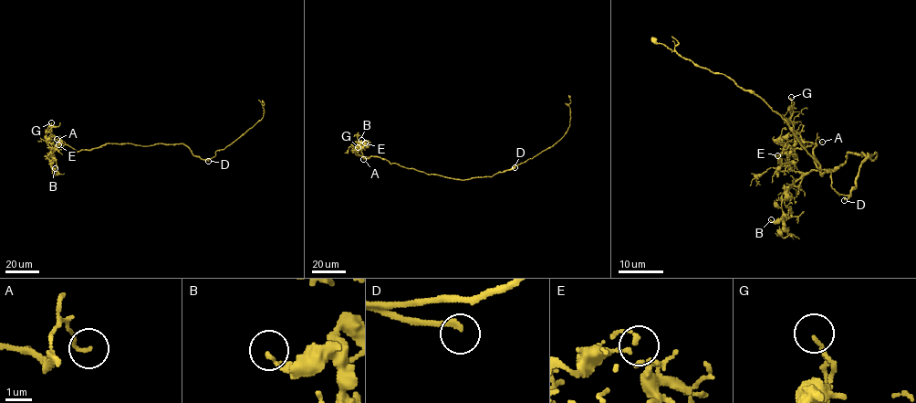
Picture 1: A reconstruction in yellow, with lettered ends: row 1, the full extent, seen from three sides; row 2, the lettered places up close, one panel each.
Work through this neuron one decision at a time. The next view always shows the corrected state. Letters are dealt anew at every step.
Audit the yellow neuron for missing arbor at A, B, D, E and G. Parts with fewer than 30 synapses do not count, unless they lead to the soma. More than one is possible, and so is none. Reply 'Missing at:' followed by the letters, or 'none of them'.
Missing at: D

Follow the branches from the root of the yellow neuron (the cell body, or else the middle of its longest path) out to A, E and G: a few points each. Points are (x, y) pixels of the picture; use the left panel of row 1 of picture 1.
A: (165, 144), (106, 143), (77, 152), (59, 138), (57, 139)
E: (165, 144), (106, 143), (78, 152), (64, 144), (59, 149), (50, 150), (58, 144)
G: (165, 144), (106, 143), (77, 152), (50, 133), (51, 122)

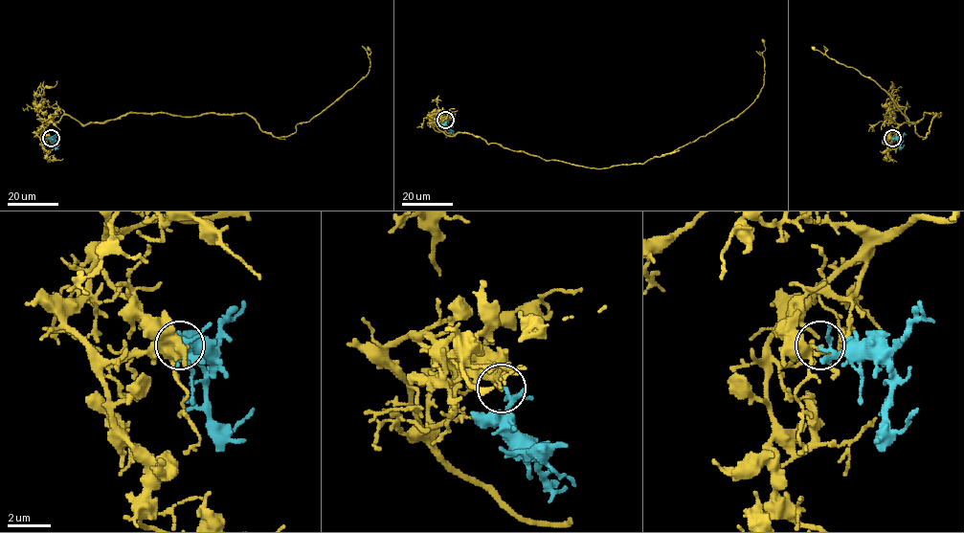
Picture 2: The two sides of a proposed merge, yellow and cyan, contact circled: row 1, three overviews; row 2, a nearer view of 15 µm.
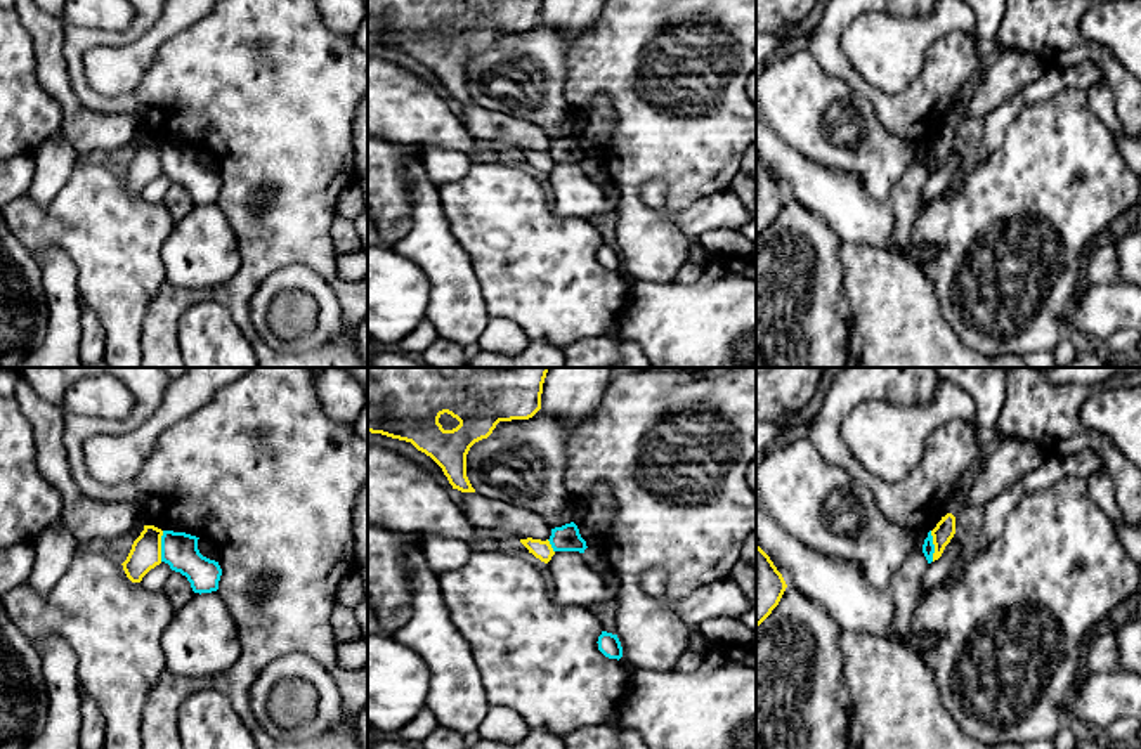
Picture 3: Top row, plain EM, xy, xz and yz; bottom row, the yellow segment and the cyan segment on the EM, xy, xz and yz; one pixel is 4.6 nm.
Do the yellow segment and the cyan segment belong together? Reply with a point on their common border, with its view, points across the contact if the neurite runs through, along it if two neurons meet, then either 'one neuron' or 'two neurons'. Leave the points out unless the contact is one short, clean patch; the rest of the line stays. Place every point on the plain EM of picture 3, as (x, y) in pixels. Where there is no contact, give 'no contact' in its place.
meets yellow in xy at (160, 158); border along xy (163, 143), (160, 172); two neurons

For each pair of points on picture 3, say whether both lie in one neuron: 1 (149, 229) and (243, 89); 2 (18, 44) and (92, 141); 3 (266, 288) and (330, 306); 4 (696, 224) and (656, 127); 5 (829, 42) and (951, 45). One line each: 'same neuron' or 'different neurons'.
1: different neurons
2: different neurons
3: same neuron
4: different neurons
5: same neuron

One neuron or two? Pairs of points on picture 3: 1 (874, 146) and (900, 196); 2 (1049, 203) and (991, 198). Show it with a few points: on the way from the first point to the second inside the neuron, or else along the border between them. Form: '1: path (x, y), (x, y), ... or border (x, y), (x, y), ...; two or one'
1: border (914, 148), (914, 158), (895, 184), (888, 201); two
2: path (1036, 195), (1029, 200), (1004, 200); one

